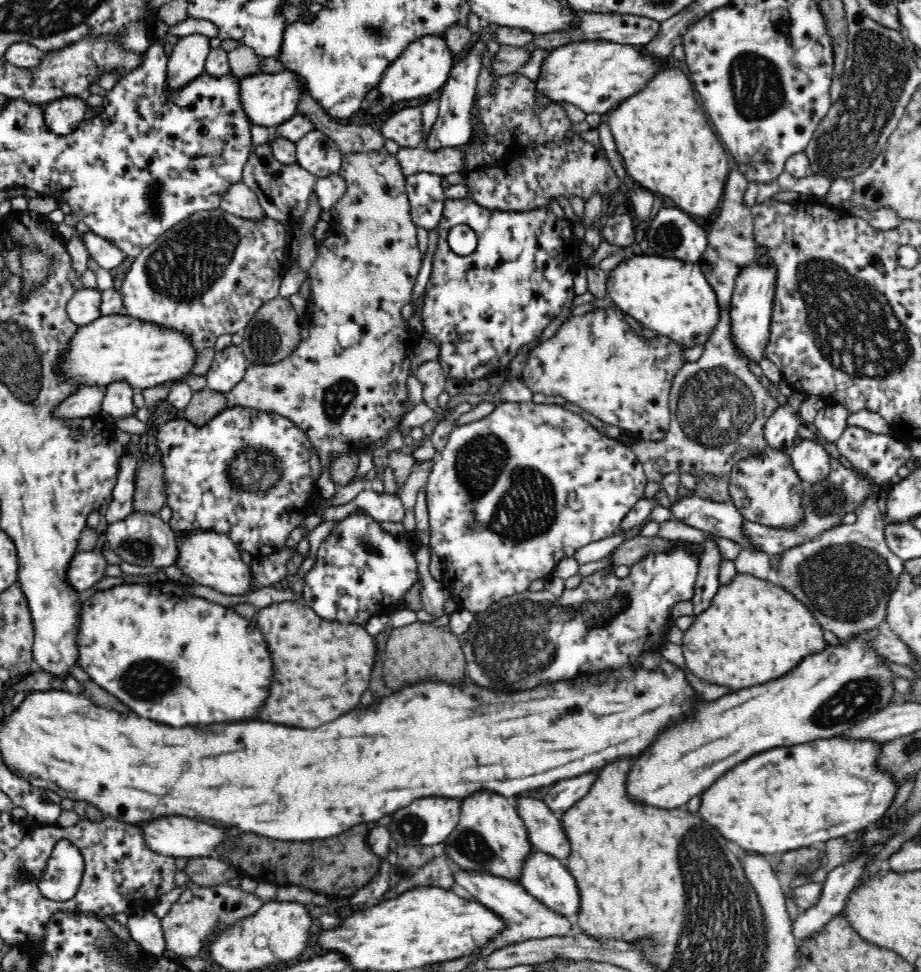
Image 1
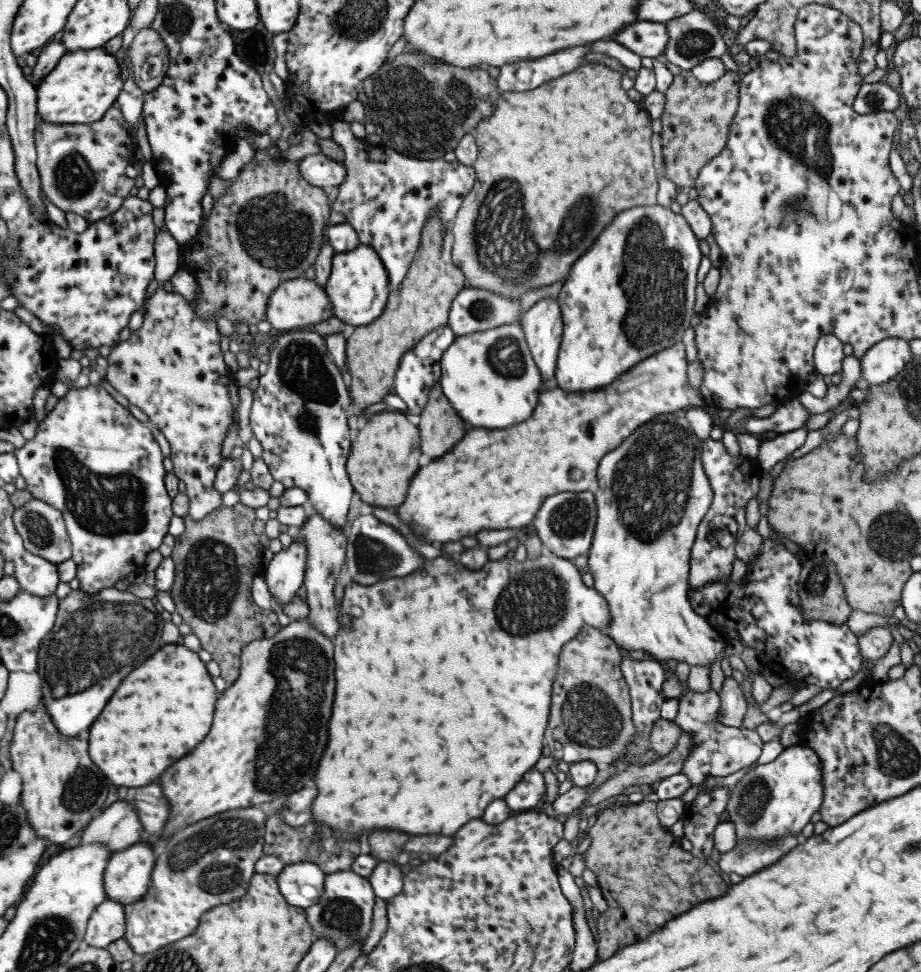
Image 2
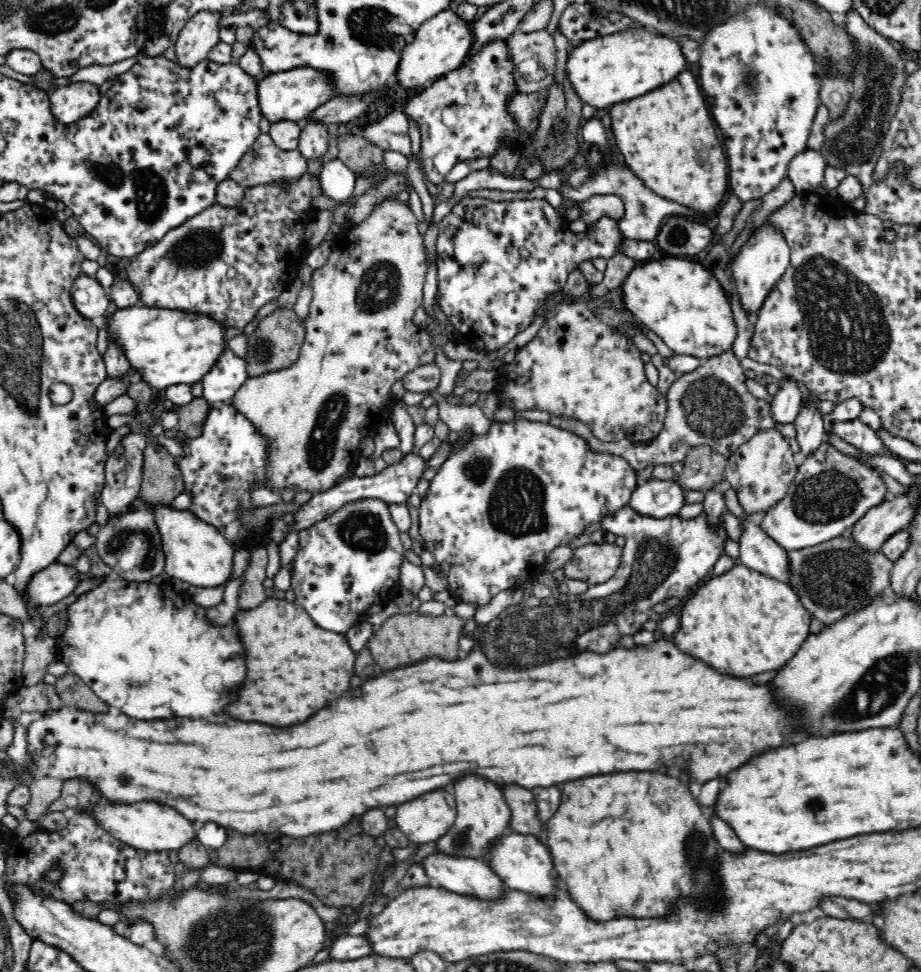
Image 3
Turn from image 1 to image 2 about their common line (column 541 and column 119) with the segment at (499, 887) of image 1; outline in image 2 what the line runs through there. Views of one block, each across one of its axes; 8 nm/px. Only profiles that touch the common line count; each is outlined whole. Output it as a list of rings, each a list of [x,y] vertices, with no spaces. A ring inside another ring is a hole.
[[[106,899],[99,904],[88,920],[84,945],[106,948],[119,938],[125,938],[124,905]]]

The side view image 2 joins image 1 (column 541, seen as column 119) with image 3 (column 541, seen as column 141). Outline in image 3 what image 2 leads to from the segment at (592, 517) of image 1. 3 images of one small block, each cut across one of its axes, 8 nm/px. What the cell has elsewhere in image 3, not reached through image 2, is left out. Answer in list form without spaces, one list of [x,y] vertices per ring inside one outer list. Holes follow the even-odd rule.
[[[515,418],[510,422],[492,421],[488,432],[483,435],[470,434],[460,439],[451,450],[449,457],[441,464],[434,479],[430,481],[426,495],[417,501],[416,510],[419,517],[419,534],[423,540],[423,548],[429,550],[435,558],[435,566],[444,573],[448,583],[447,590],[458,601],[482,608],[492,602],[492,598],[504,590],[523,588],[525,585],[536,582],[536,576],[544,572],[546,555],[558,546],[566,546],[574,538],[578,538],[584,528],[592,522],[602,522],[604,516],[614,514],[616,510],[629,506],[632,492],[636,490],[638,482],[637,470],[626,461],[612,453],[594,451],[588,441],[580,435],[562,429],[552,423],[534,422],[526,418]]]

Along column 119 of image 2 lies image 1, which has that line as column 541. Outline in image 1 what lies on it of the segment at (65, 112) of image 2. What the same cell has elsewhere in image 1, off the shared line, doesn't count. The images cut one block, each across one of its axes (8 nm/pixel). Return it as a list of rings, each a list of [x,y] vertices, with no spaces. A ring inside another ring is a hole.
[[[604,39],[569,42],[544,56],[540,77],[534,82],[535,92],[545,94],[545,97],[549,98],[549,102],[578,106],[586,114],[592,114],[592,112],[604,114],[604,112],[616,108],[624,98],[630,98],[632,94],[642,90],[642,86],[660,70],[662,64],[666,65],[666,63],[667,58],[652,58],[643,54],[638,45],[620,44]]]

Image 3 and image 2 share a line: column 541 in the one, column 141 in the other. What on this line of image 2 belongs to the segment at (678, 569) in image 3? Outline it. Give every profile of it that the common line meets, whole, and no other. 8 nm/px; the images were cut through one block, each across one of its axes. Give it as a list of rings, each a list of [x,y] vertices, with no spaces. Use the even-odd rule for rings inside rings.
[[[115,587],[94,593],[80,588],[72,589],[65,598],[60,599],[54,628],[43,638],[40,645],[39,667],[36,670],[43,681],[41,690],[45,710],[60,734],[64,734],[65,738],[79,739],[92,726],[92,722],[96,722],[98,714],[104,710],[120,682],[144,660],[148,660],[160,646],[166,644],[162,640],[162,633],[167,618],[163,608],[154,605],[151,600]]]

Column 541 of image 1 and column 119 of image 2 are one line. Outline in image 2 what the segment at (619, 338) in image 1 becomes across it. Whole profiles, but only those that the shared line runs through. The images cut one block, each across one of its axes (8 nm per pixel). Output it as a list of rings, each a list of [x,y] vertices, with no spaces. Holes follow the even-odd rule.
[[[158,287],[153,295],[146,296],[143,312],[144,319],[142,327],[139,328],[140,330],[133,332],[128,340],[124,342],[121,341],[117,344],[117,346],[114,346],[111,349],[107,358],[108,367],[106,371],[103,372],[104,378],[107,379],[108,386],[110,386],[110,388],[117,390],[120,394],[122,394],[122,396],[126,397],[129,404],[134,404],[134,406],[138,406],[142,412],[145,412],[148,415],[148,418],[156,424],[160,431],[162,431],[162,434],[164,434],[166,439],[168,439],[171,448],[170,458],[173,462],[173,474],[186,485],[186,496],[189,498],[189,514],[196,520],[202,520],[202,518],[206,515],[223,505],[223,496],[220,492],[218,492],[218,490],[216,490],[214,480],[223,460],[222,442],[224,442],[224,438],[228,436],[230,426],[232,426],[232,422],[234,422],[234,405],[232,405],[232,401],[230,401],[228,388],[235,387],[235,383],[232,372],[229,371],[228,367],[226,367],[226,364],[224,363],[222,346],[220,346],[220,326],[217,321],[214,321],[214,319],[208,320],[198,317],[198,315],[194,313],[194,309],[190,307],[188,301],[180,293],[169,292],[164,289],[164,287]]]

